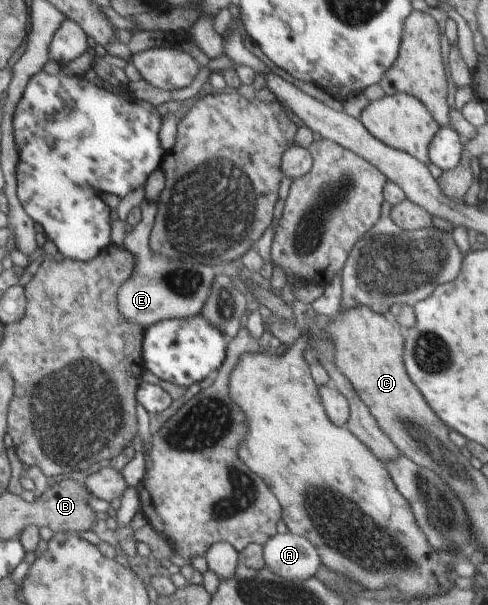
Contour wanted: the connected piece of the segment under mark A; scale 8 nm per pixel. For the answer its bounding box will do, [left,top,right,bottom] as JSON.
[263,531,321,580]

